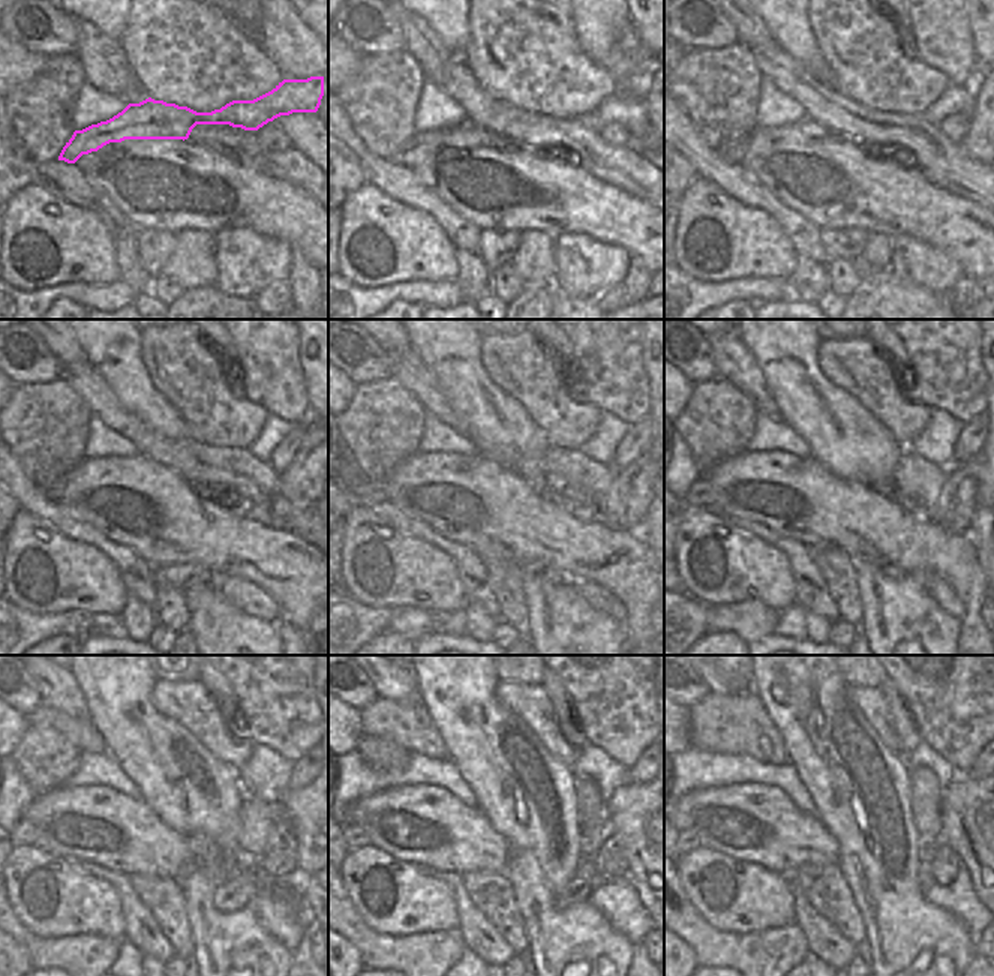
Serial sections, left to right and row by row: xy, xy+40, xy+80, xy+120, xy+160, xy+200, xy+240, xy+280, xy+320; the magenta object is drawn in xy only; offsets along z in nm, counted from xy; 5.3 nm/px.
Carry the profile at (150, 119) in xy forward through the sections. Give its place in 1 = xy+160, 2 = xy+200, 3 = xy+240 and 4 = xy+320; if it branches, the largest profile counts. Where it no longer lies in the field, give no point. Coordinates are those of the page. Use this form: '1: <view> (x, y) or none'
1: xy+160 (366, 492)
2: xy+200 (700, 493)
3: xy+240 (24, 832)
4: xy+320 (694, 841)

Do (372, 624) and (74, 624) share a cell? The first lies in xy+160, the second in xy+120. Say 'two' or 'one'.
one

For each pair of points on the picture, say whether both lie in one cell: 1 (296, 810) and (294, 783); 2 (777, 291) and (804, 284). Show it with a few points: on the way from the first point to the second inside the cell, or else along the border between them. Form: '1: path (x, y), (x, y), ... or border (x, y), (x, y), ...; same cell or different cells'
1: border (312, 780), (306, 786), (288, 790); different cells
2: border (787, 281), (792, 294); different cells

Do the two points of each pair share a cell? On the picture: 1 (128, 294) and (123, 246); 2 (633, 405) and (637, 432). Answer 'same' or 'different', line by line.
1: different
2: different

